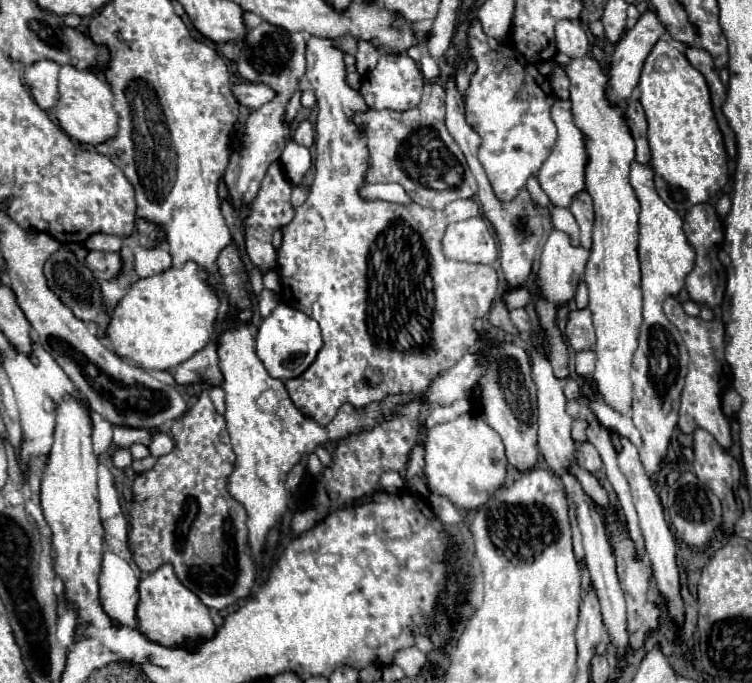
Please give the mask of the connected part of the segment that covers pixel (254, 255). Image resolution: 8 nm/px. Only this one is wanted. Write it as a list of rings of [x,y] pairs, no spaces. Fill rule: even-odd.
[[[279,161],[272,163],[268,170],[267,176],[262,182],[262,189],[256,195],[256,199],[250,203],[250,215],[244,221],[244,237],[246,237],[246,253],[252,261],[252,267],[260,269],[260,273],[276,271],[276,249],[272,245],[272,235],[284,227],[286,223],[292,221],[294,217],[294,207],[290,201],[293,186],[286,178]]]

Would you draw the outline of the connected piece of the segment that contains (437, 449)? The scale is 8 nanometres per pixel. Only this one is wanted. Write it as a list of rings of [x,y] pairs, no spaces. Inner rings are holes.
[[[471,413],[442,425],[434,425],[426,433],[426,481],[428,489],[446,497],[460,509],[476,509],[486,503],[506,481],[506,455],[500,435]]]

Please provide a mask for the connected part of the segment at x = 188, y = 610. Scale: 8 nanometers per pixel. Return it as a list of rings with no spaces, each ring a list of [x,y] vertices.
[[[170,563],[158,567],[154,573],[144,575],[138,585],[140,603],[138,603],[138,629],[142,635],[146,635],[150,641],[156,641],[164,647],[176,647],[176,645],[188,645],[192,641],[208,639],[214,635],[216,627],[210,619],[208,607],[190,591],[186,589]]]

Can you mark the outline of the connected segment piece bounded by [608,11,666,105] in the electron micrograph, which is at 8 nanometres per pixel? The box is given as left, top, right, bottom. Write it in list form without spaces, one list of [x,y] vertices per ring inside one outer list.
[[[654,11],[642,13],[640,19],[636,21],[636,25],[624,33],[624,37],[620,39],[620,43],[616,45],[616,51],[612,55],[612,67],[608,71],[608,75],[610,75],[610,81],[608,81],[608,97],[610,97],[612,103],[624,105],[626,99],[632,95],[634,87],[638,85],[638,77],[640,77],[640,71],[642,71],[644,59],[650,55],[654,43],[664,33],[666,33],[666,29],[662,27],[662,23],[660,23],[660,19],[658,19],[658,15]]]

